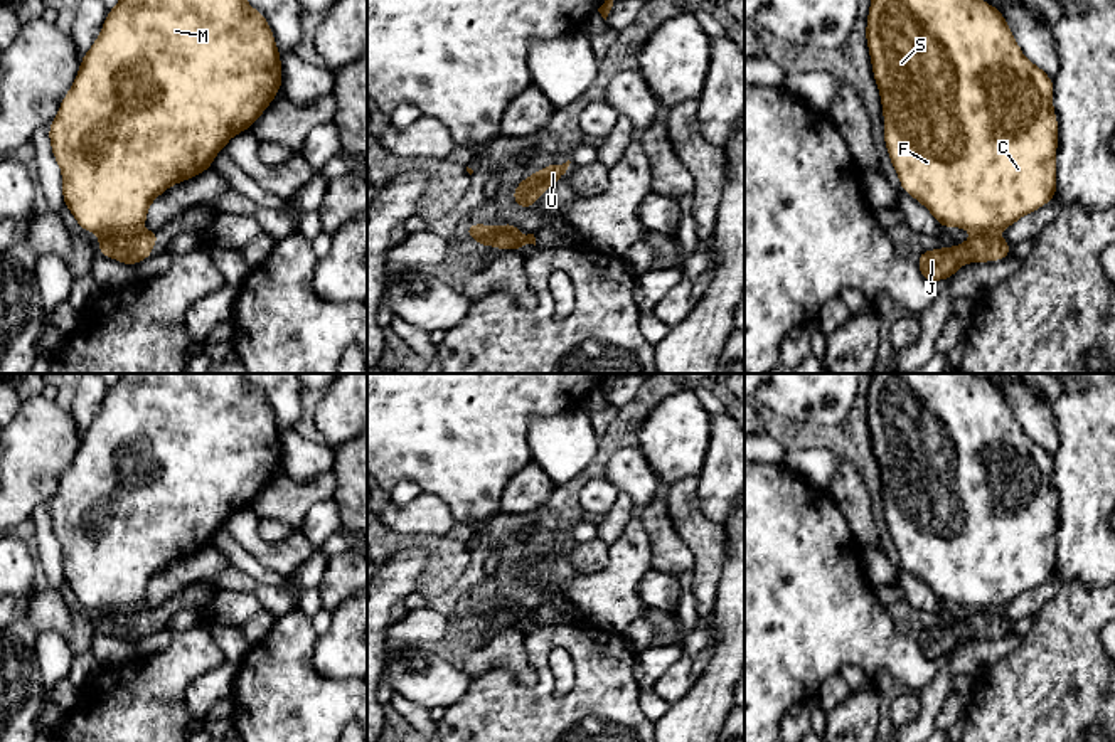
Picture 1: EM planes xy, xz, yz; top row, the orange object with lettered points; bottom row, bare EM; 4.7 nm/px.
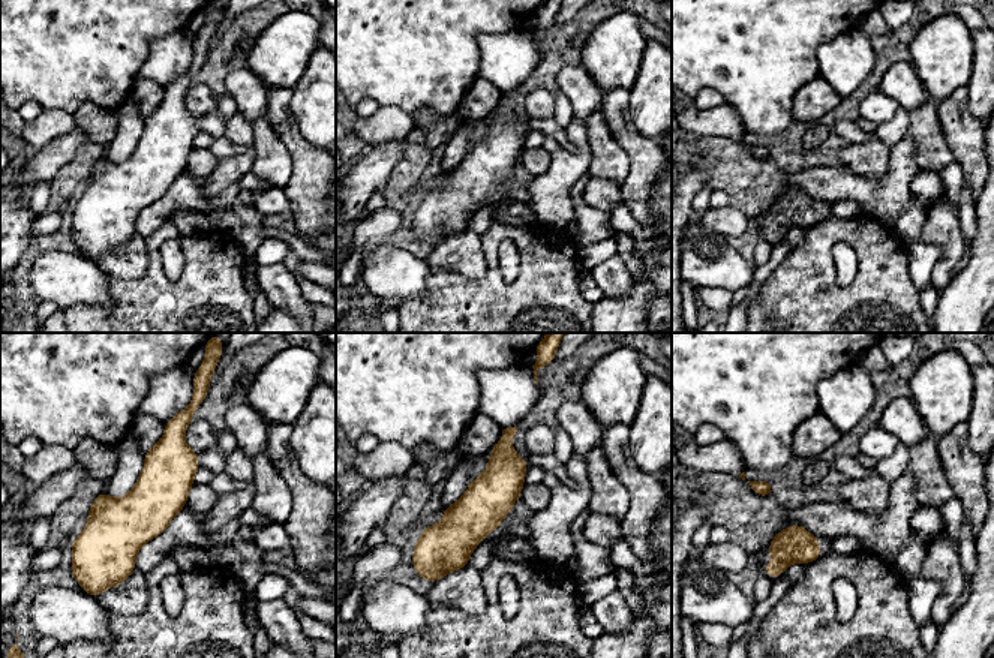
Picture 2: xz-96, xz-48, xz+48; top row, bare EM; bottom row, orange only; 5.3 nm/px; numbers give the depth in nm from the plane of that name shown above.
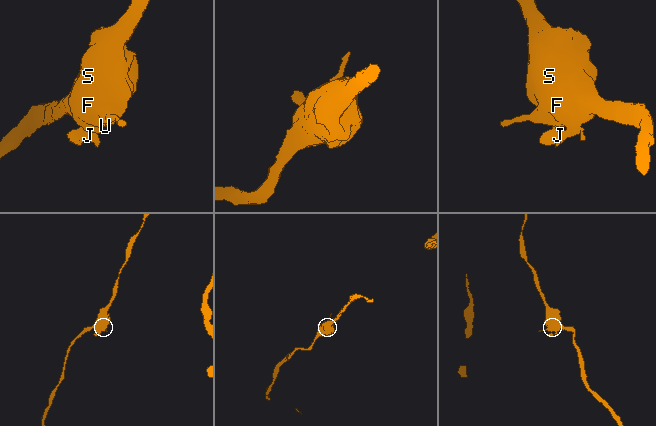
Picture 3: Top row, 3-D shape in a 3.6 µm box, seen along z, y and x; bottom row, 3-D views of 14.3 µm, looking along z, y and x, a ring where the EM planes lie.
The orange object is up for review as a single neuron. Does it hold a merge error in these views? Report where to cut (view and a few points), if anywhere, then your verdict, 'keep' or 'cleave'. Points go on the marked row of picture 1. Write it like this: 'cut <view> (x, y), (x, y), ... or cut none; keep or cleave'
cut xy (133, 231), (103, 236); cleave

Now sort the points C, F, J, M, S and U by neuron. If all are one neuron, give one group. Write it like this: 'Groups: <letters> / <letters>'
Groups: C F M S U / J

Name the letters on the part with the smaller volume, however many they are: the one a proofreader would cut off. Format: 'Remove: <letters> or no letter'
Remove: J

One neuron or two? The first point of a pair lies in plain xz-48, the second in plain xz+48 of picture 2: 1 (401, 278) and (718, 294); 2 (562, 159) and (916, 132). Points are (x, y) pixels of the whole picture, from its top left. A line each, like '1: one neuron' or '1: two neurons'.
1: two neurons
2: two neurons

